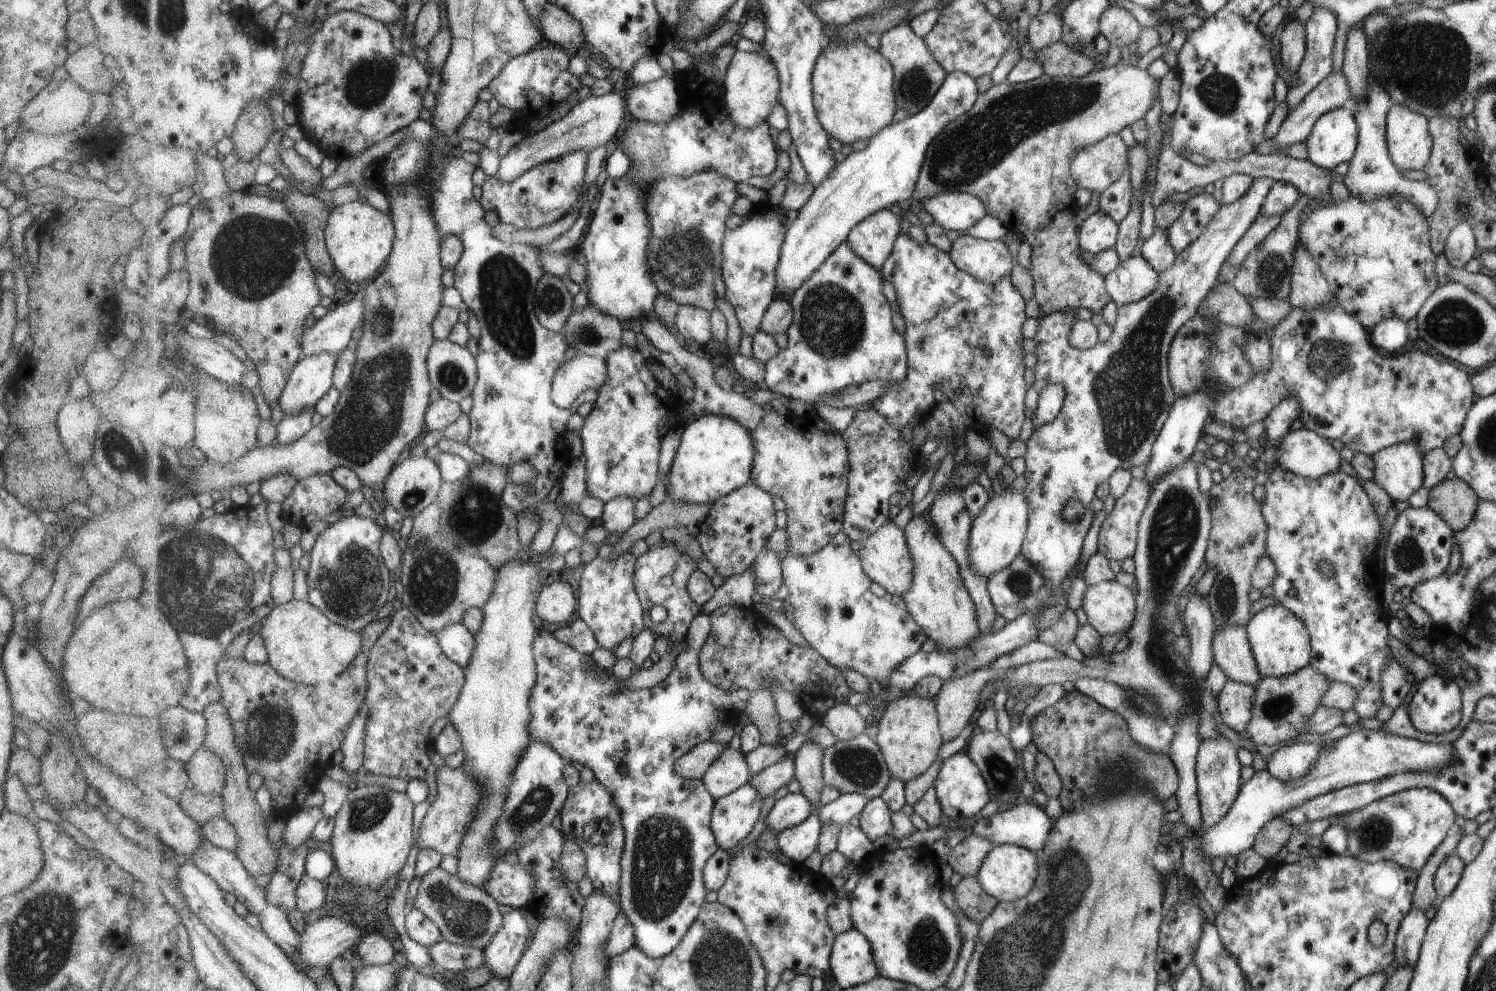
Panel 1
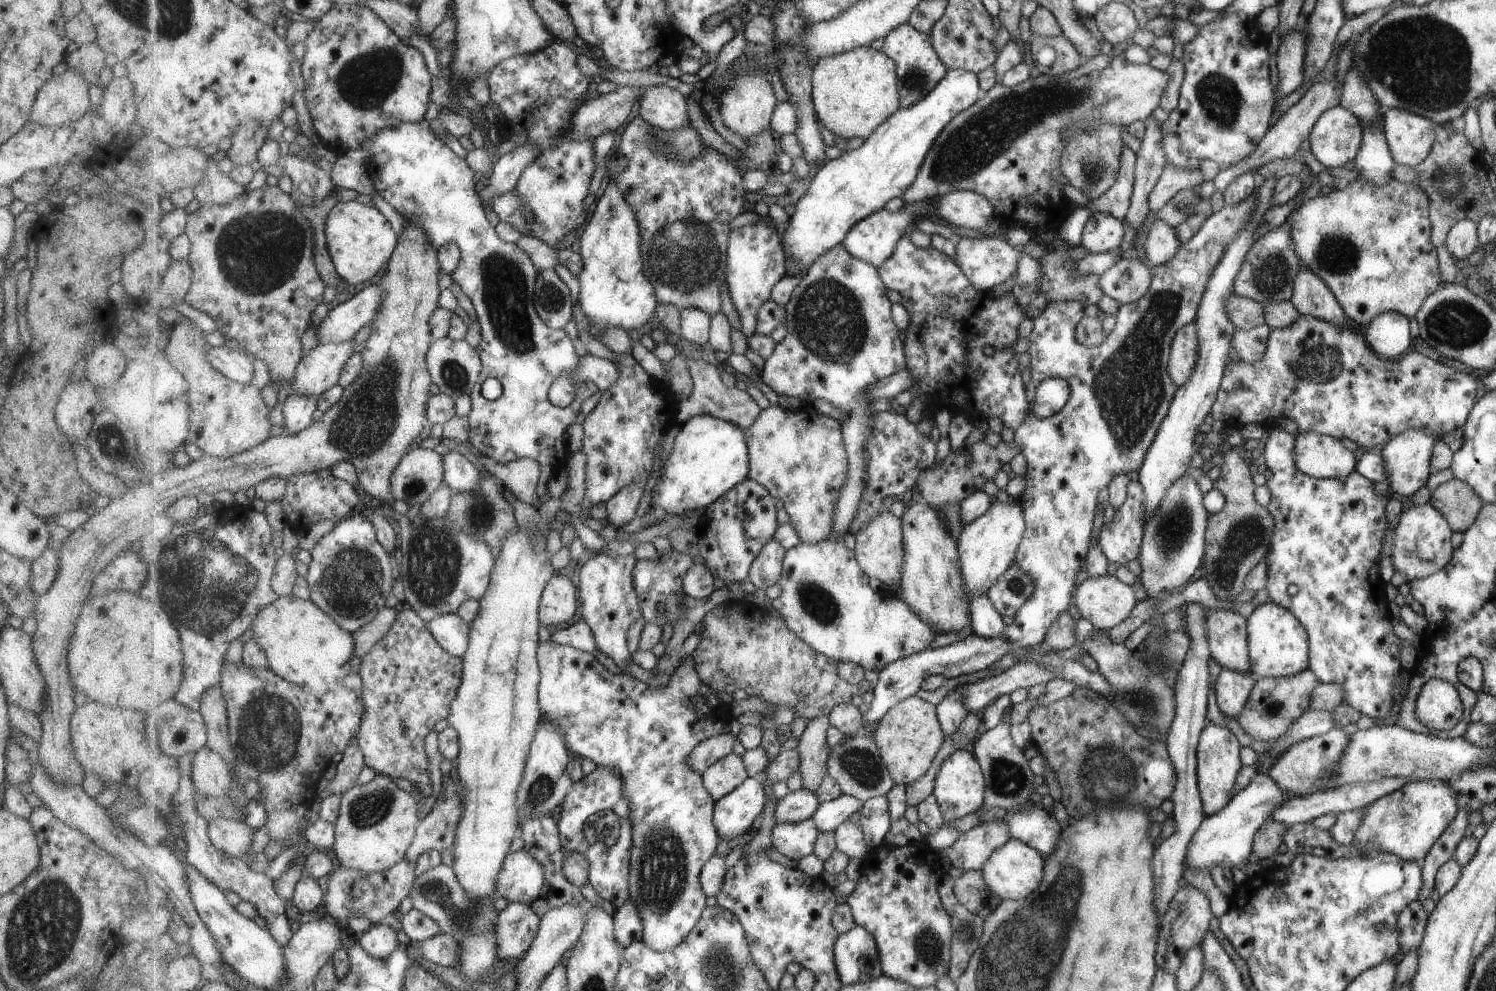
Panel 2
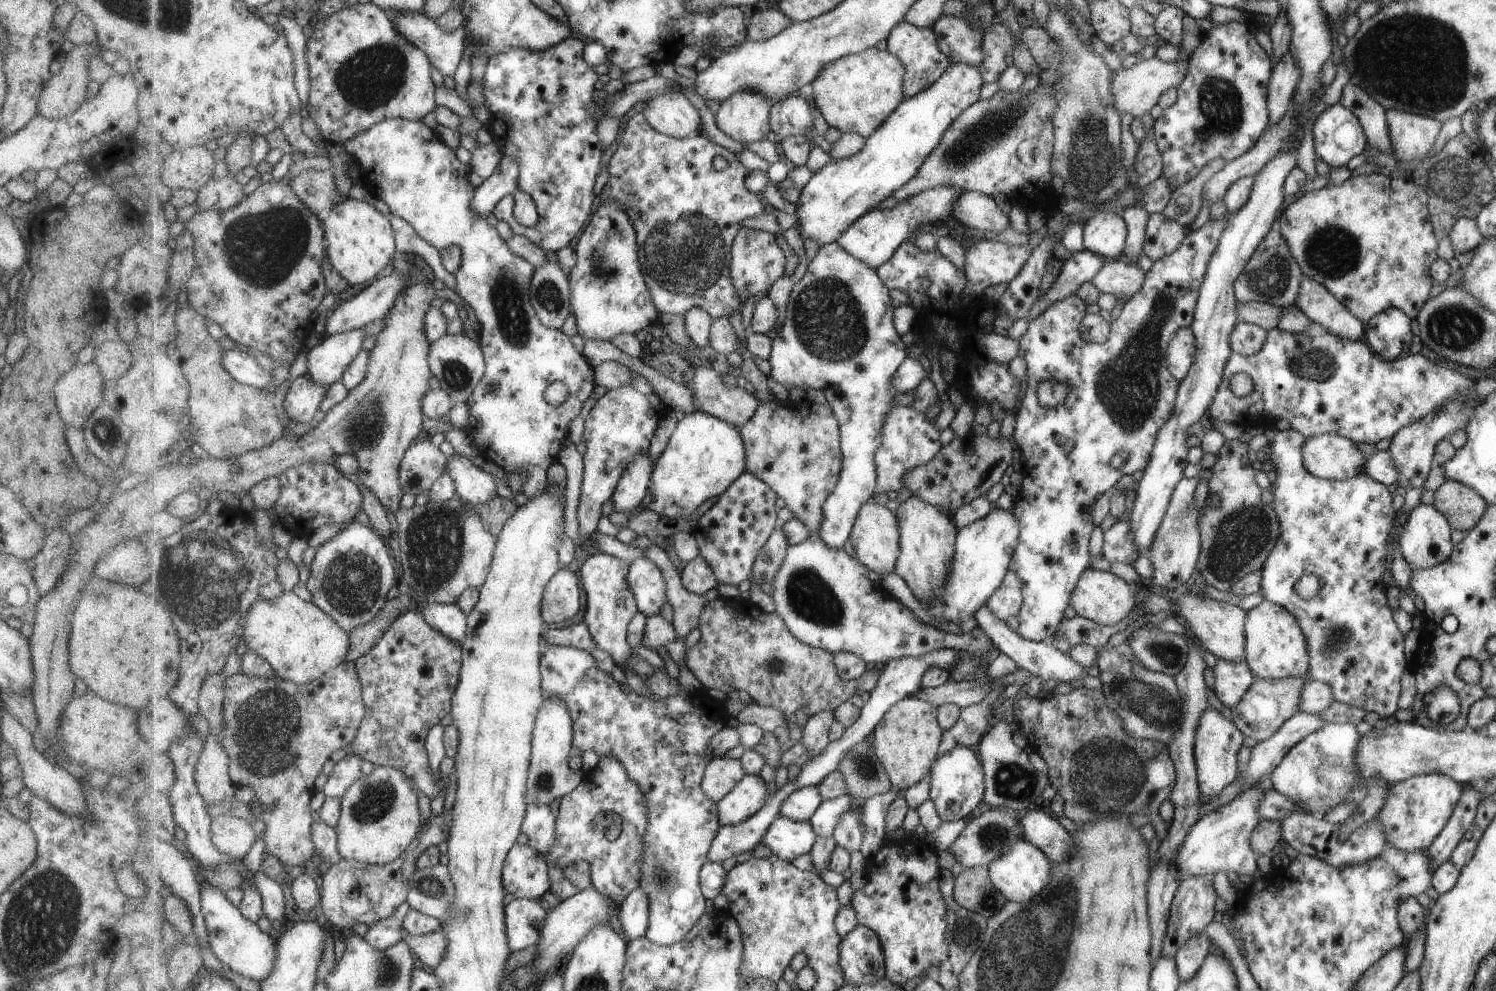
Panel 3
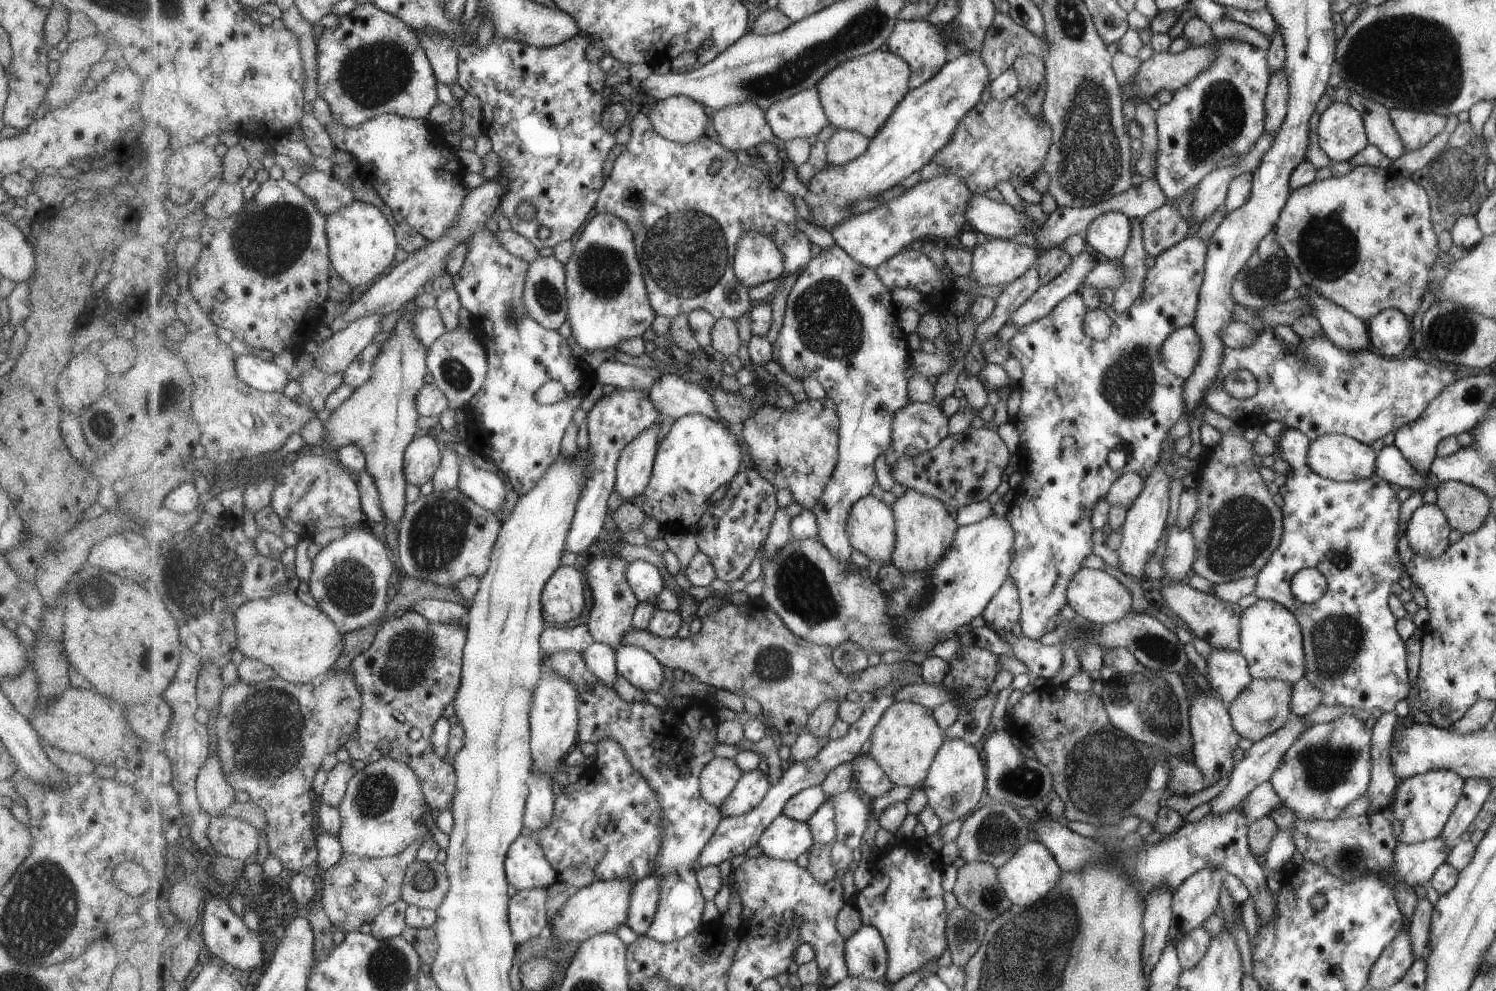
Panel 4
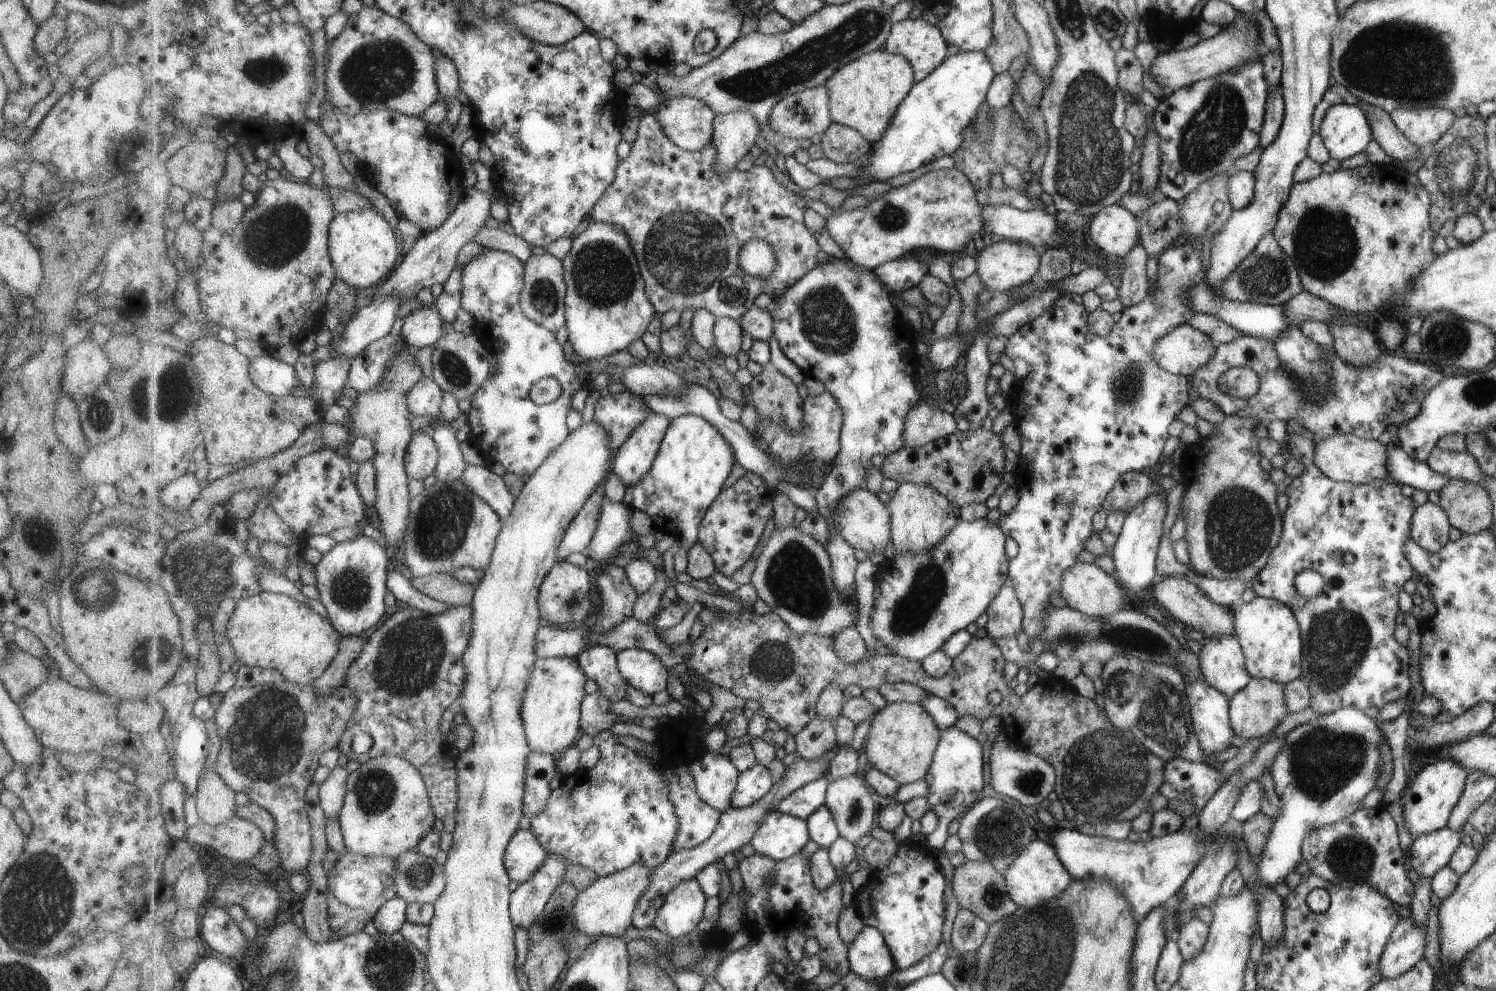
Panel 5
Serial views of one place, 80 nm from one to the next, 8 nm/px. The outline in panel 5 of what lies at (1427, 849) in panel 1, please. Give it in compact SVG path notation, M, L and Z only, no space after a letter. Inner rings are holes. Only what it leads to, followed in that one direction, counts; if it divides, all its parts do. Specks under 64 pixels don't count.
M1435 758L1421 768L1421 772L1417 772L1417 776L1407 779L1400 794L1399 804L1403 820L1407 825L1407 832L1412 838L1429 834L1429 832L1446 826L1452 809L1459 803L1469 772L1467 768L1463 768L1463 764L1457 764L1455 760Z

